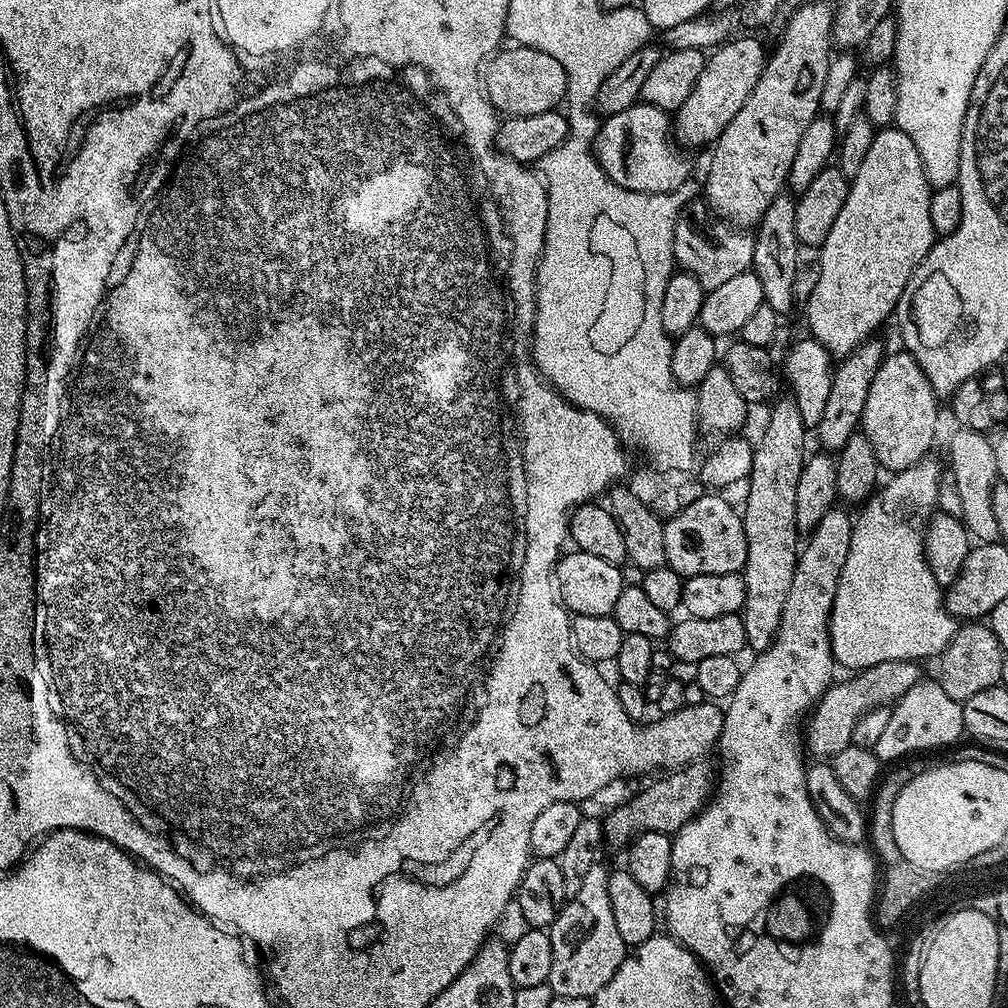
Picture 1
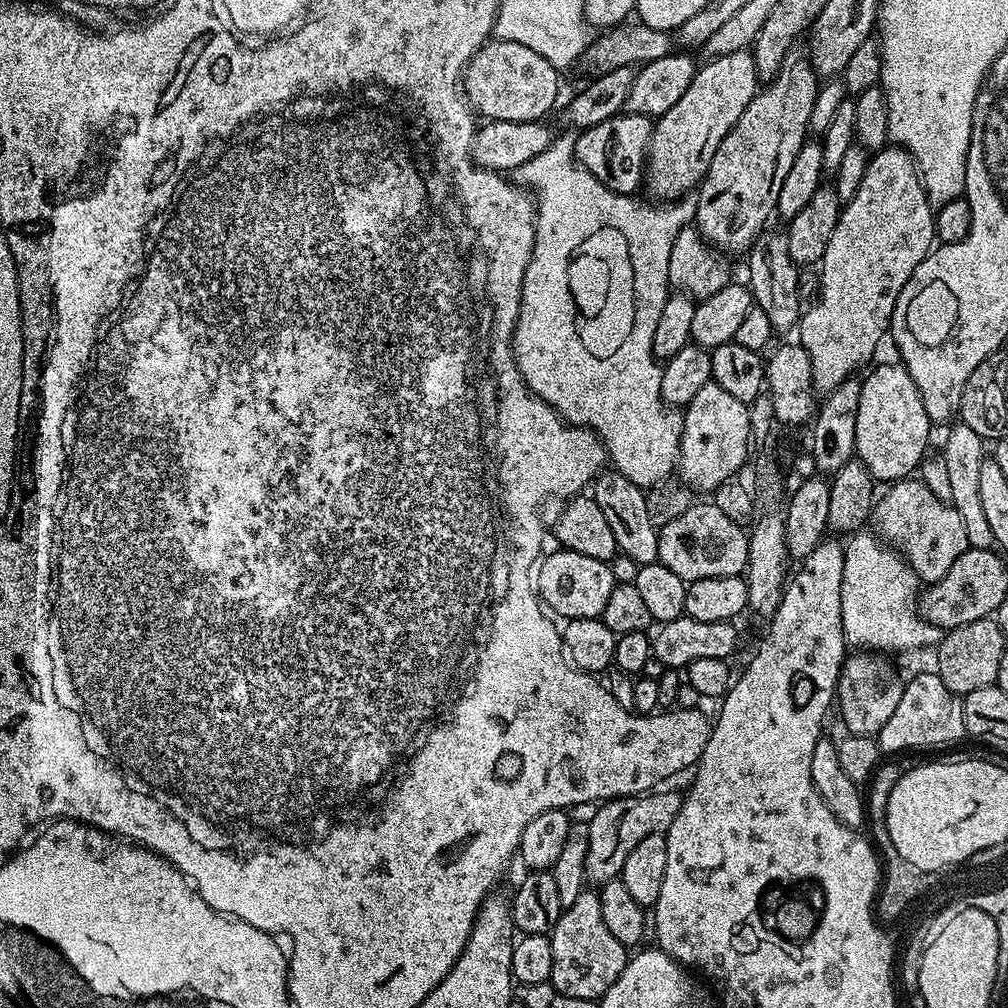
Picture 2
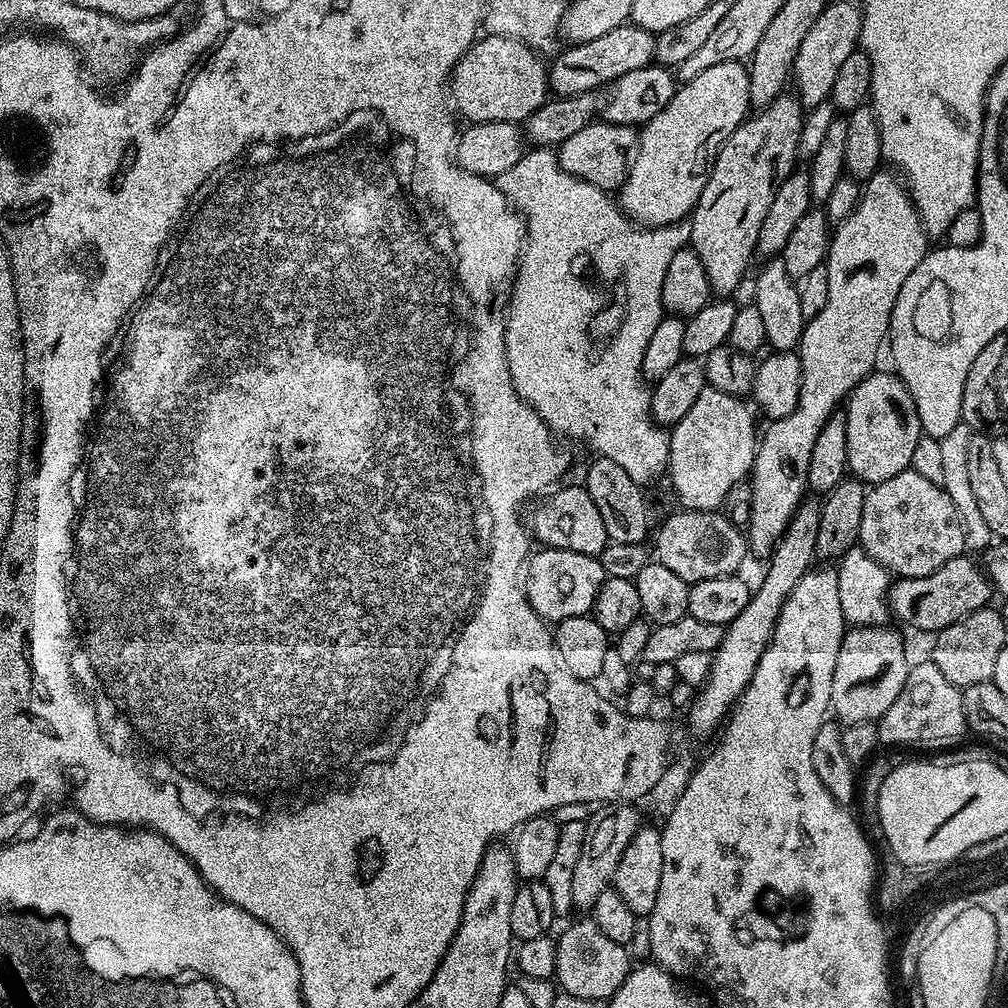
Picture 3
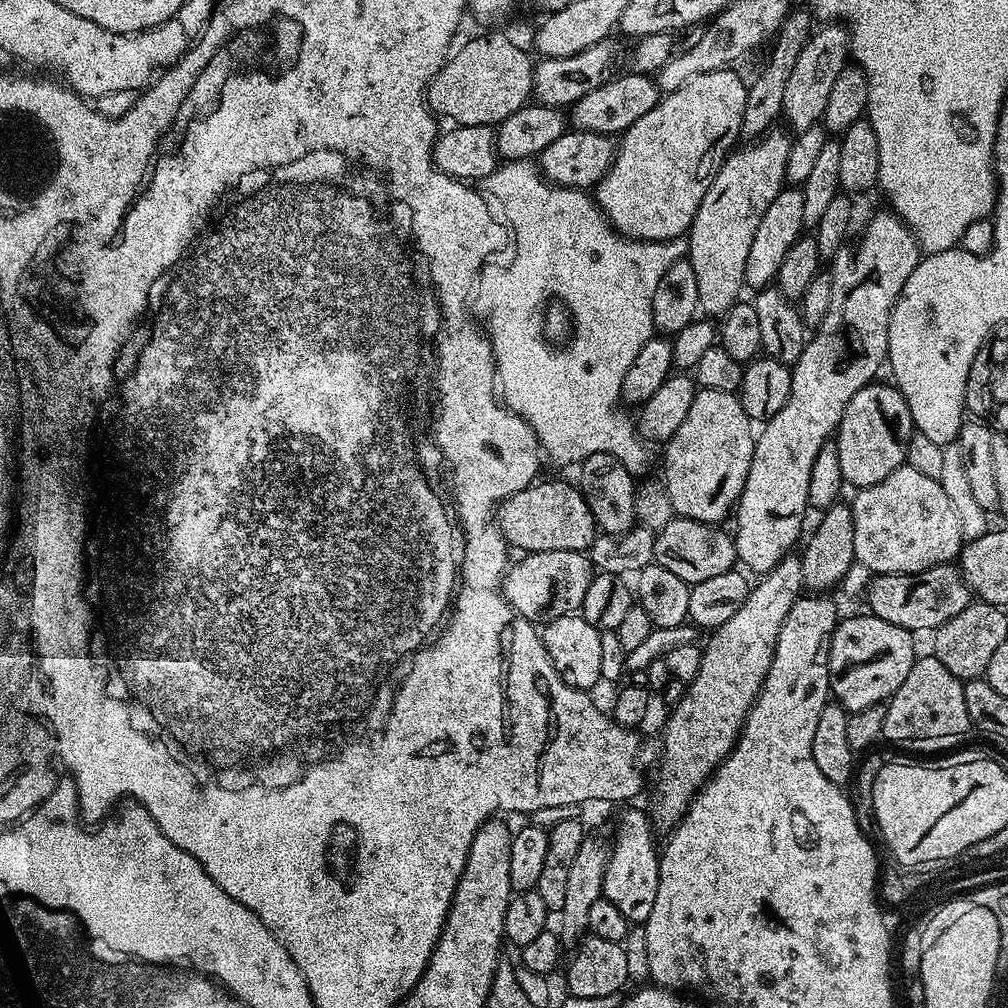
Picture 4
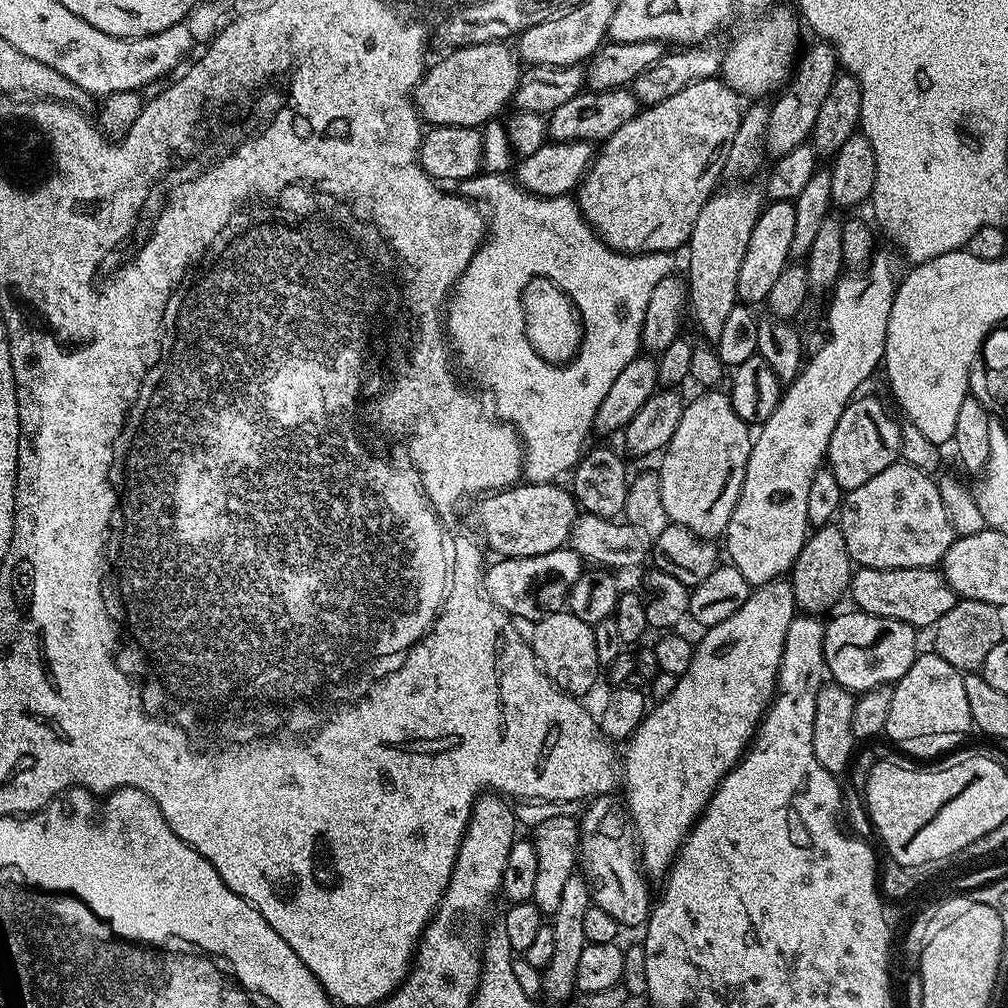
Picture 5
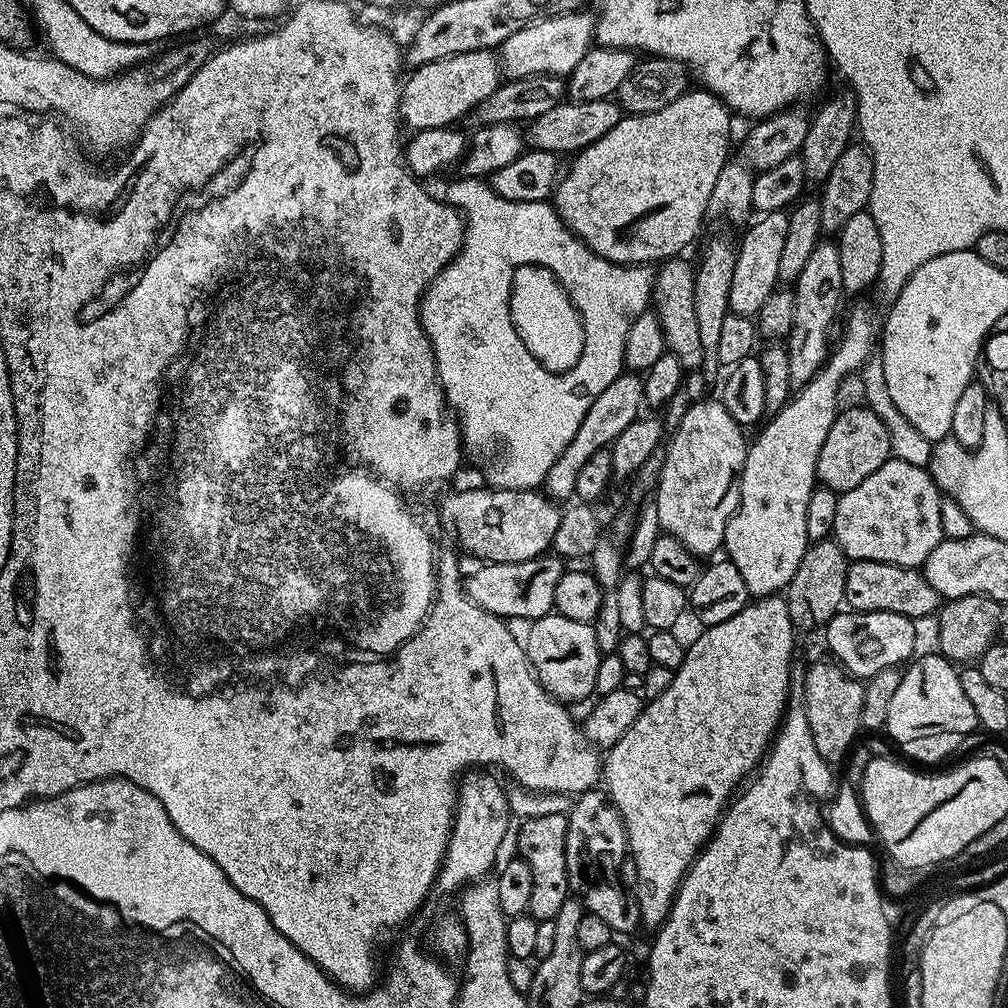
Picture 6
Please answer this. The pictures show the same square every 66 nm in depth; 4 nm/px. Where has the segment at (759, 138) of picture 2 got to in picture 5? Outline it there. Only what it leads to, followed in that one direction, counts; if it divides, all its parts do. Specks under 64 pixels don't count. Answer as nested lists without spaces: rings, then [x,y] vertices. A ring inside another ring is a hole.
[[[732,182],[712,193],[694,222],[694,230],[686,245],[688,252],[688,303],[690,316],[696,319],[705,341],[715,342],[722,334],[726,317],[738,303],[738,270],[742,258],[746,258],[746,246],[750,246],[750,234],[754,234],[754,222],[766,203],[766,196],[752,182]]]

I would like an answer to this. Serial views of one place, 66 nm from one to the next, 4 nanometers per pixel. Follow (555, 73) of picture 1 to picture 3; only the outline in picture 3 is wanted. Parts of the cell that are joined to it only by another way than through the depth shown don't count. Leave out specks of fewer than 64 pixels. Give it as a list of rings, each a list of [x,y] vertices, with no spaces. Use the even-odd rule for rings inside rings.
[[[489,36],[477,39],[467,48],[464,57],[450,73],[452,92],[460,103],[459,115],[473,124],[490,122],[523,122],[538,106],[549,99],[548,69],[545,61],[521,40],[509,36]]]

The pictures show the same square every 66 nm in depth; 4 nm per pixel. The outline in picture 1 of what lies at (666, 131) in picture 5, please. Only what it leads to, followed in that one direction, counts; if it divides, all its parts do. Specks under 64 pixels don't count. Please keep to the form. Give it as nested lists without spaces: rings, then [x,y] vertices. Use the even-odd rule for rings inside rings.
[[[737,35],[735,38],[719,45],[707,57],[698,82],[694,82],[694,90],[690,90],[690,98],[686,98],[686,102],[682,102],[682,106],[674,113],[674,136],[677,141],[682,140],[686,144],[711,145],[720,137],[722,130],[726,130],[730,118],[734,118],[734,114],[738,114],[738,110],[742,110],[742,102],[746,102],[746,98],[750,98],[750,90],[754,90],[754,86],[764,69],[766,59],[766,48],[764,52],[763,46],[752,36],[755,35]]]

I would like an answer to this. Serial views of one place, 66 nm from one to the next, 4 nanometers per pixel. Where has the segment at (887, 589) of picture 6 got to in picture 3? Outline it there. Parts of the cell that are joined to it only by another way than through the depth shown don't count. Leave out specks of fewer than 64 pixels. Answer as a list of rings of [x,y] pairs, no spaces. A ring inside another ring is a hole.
[[[961,554],[950,558],[950,562],[934,570],[934,574],[926,574],[922,578],[905,576],[897,579],[890,588],[891,615],[920,632],[937,634],[944,627],[974,614],[979,608],[989,607],[991,600],[988,599],[994,596],[992,582],[983,567],[977,561],[975,564],[971,558],[971,555]]]

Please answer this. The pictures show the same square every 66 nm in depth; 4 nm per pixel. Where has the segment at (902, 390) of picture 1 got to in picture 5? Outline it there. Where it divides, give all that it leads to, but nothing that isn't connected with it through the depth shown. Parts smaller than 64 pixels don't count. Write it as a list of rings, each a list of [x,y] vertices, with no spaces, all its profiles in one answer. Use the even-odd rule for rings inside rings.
[[[863,396],[855,397],[846,410],[842,410],[842,418],[838,418],[838,426],[834,426],[834,434],[830,434],[826,467],[832,471],[834,478],[838,478],[838,486],[842,486],[845,490],[862,486],[862,482],[886,470],[886,466],[897,463],[900,455],[901,421],[895,420],[878,399]]]

